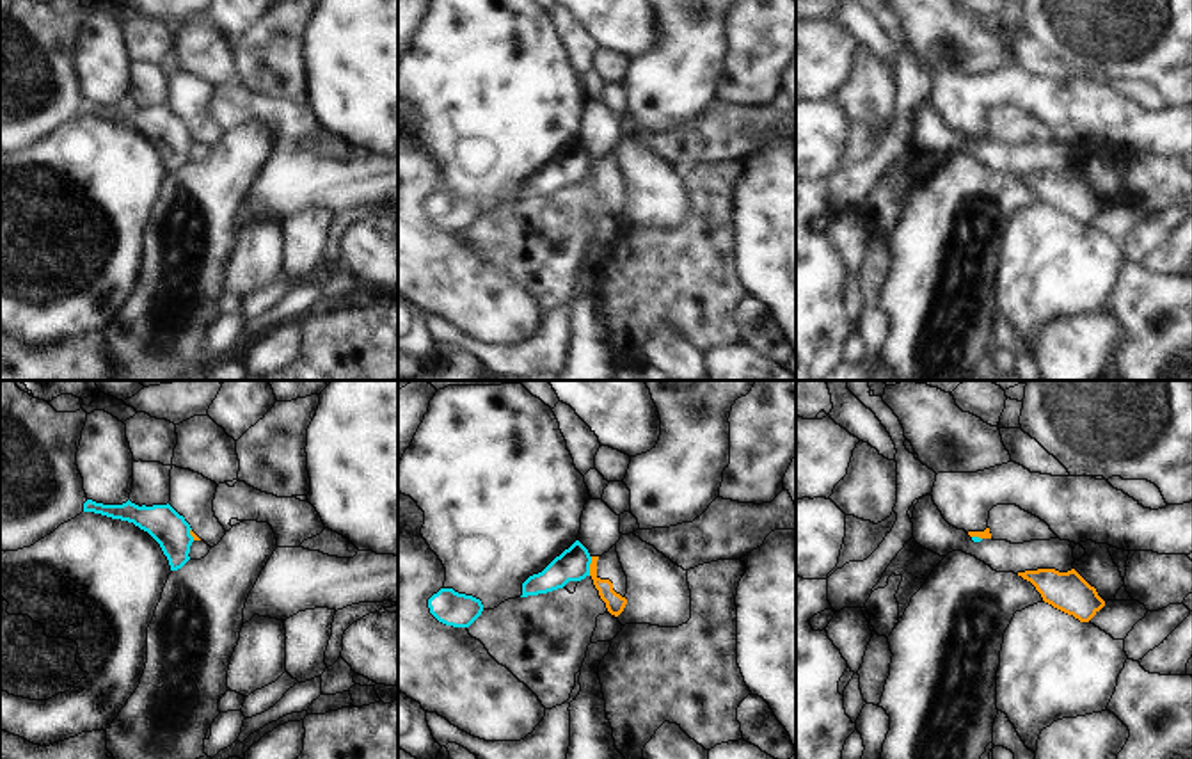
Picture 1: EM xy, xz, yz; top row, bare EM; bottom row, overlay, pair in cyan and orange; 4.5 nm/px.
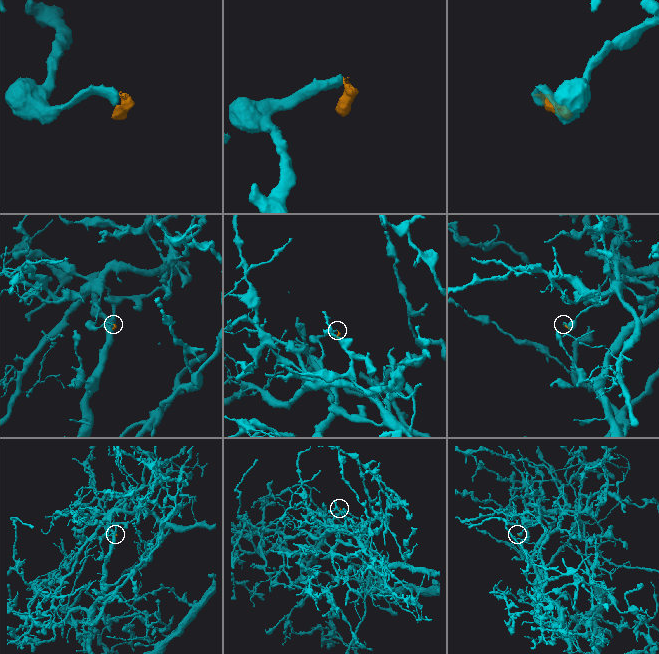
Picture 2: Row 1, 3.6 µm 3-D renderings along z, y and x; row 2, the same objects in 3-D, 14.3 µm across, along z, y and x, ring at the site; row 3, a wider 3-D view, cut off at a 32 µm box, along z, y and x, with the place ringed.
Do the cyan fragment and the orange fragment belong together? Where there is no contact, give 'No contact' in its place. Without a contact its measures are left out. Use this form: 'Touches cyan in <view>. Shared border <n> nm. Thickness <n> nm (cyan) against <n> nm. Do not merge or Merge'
Touches cyan in xz. Shared border 90 nm. Thickness 150 nm (cyan) against 90 nm. Do not merge.

